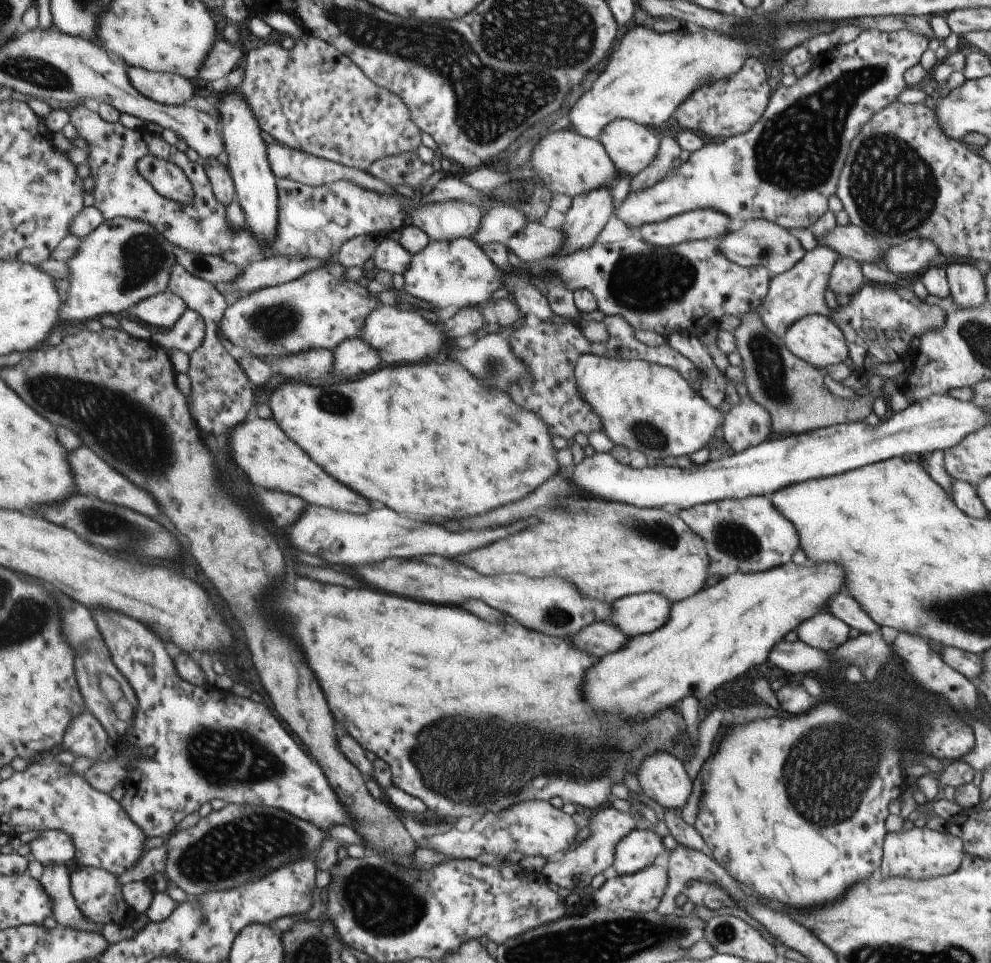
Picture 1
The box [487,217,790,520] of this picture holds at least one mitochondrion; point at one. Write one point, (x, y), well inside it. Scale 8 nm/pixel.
(648, 283)

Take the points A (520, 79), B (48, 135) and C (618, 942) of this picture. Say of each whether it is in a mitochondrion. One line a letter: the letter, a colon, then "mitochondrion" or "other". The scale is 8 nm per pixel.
A: mitochondrion
B: other
C: mitochondrion

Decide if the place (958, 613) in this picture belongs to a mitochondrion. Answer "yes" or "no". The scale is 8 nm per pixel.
yes

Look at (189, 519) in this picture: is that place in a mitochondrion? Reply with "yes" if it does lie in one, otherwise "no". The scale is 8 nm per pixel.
no

